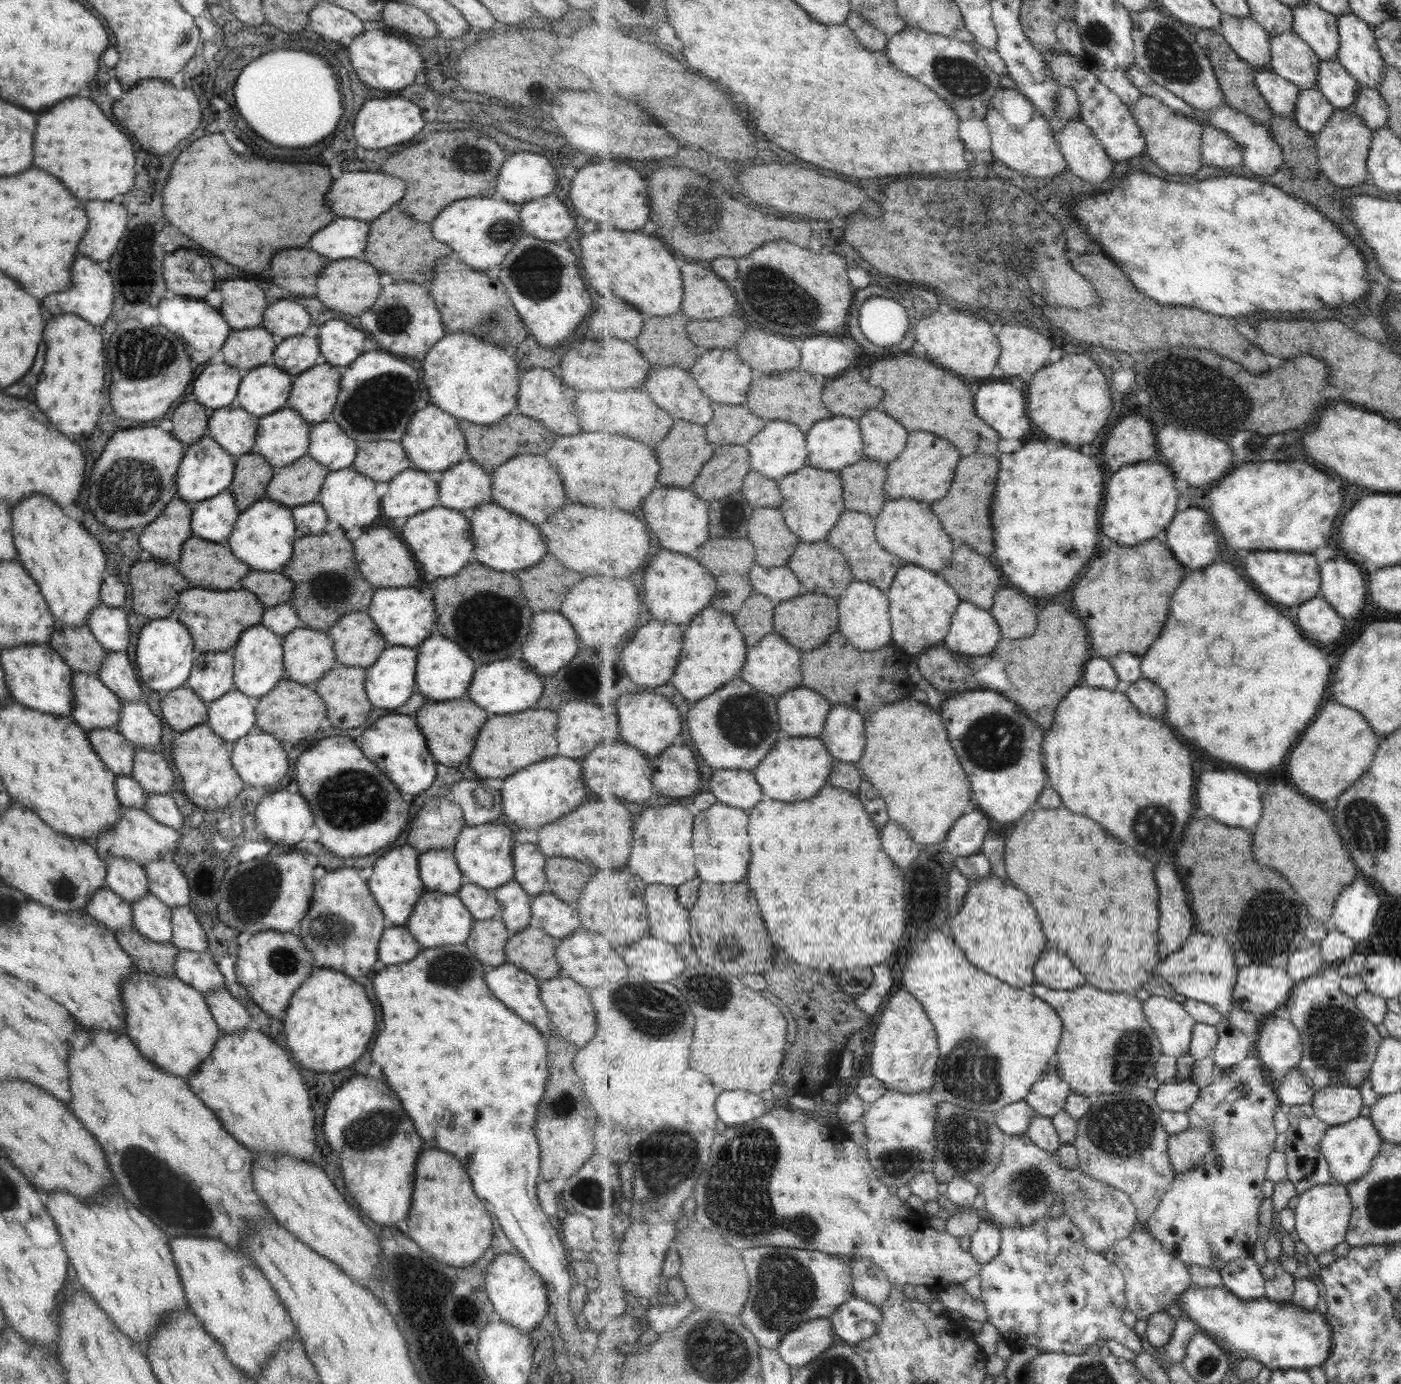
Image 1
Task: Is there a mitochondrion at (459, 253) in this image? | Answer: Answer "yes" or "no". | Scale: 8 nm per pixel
no

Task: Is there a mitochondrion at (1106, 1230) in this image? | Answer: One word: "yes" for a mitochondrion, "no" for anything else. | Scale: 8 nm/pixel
no

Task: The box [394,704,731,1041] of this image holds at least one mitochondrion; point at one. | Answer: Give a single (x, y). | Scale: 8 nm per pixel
(448, 969)

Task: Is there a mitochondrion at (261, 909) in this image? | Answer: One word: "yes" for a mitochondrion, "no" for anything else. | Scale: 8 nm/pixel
yes

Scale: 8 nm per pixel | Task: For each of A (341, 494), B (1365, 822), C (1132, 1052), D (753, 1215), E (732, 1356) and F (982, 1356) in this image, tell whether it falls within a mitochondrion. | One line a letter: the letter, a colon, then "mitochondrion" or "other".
A: other
B: mitochondrion
C: mitochondrion
D: mitochondrion
E: mitochondrion
F: other

